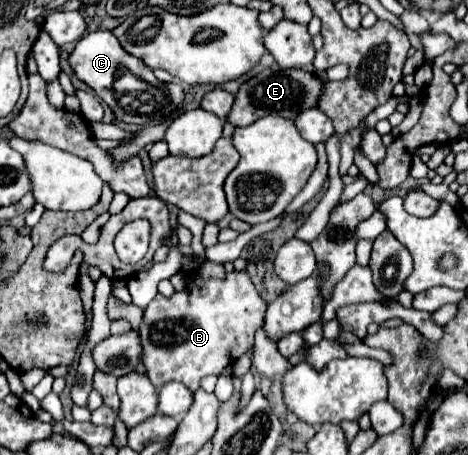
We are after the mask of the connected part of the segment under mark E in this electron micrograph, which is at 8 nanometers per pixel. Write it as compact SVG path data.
M269 68L269 70L263 70L257 76L253 76L241 84L241 88L235 96L233 110L229 112L227 120L235 126L249 126L255 120L269 116L269 114L277 114L281 118L295 120L297 114L301 114L303 110L317 106L317 98L321 98L323 88L325 88L325 82L319 76L305 72L301 68L289 68L289 70Z

